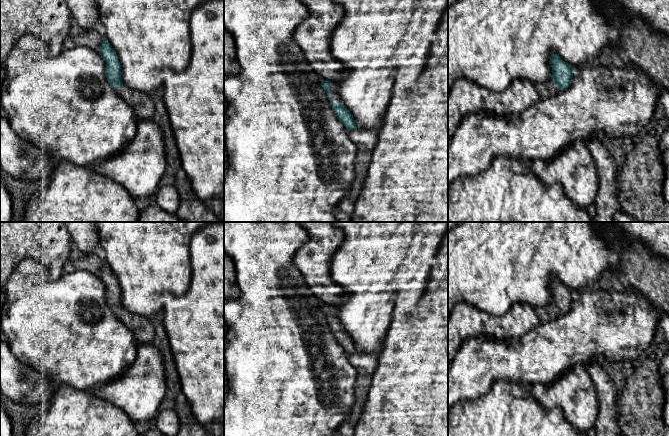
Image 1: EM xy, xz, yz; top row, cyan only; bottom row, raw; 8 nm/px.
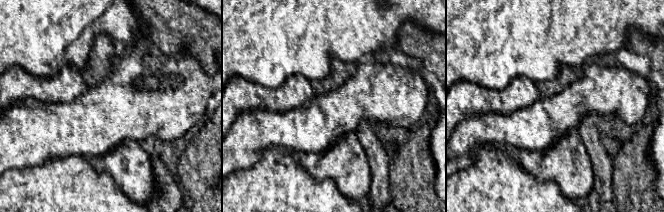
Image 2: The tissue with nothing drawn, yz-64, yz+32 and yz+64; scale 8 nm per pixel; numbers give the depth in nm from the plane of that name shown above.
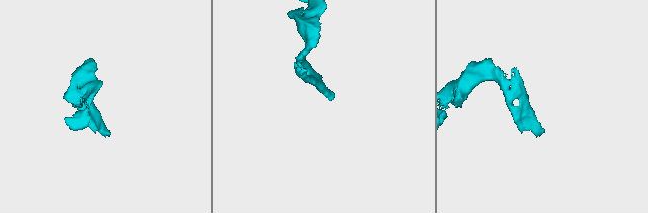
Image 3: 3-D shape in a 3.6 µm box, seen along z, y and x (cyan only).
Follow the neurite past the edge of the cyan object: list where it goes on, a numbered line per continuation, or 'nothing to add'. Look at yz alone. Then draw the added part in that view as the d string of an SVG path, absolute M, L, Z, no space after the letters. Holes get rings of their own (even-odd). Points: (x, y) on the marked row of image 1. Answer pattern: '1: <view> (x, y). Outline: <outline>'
1: yz (547, 89). Outline: M551 79L544 83L535 84L535 88L541 99L550 98L560 91Z

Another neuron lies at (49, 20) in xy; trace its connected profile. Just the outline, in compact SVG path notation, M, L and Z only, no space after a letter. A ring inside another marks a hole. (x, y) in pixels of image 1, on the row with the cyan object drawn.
M0 0L0 67L13 45L25 34L34 34L49 46L49 54L58 55L69 36L72 14L66 0Z

